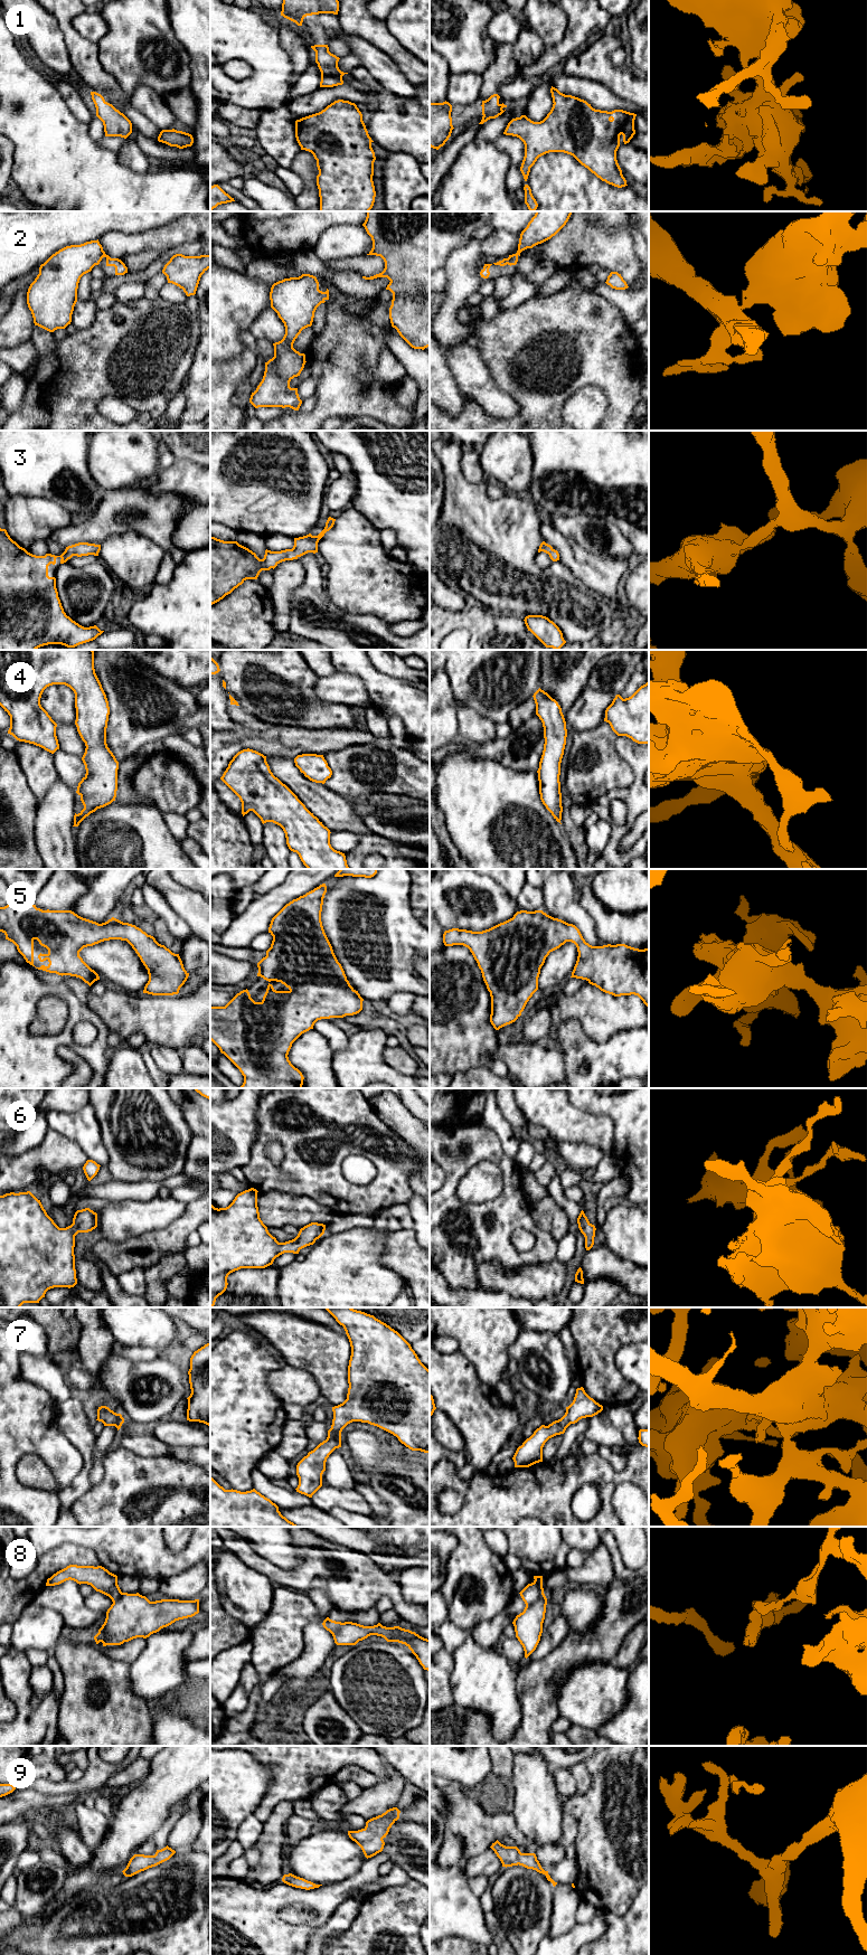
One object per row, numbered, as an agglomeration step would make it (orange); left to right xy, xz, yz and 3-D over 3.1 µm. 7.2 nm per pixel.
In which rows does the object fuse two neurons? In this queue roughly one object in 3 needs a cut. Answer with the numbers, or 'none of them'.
8

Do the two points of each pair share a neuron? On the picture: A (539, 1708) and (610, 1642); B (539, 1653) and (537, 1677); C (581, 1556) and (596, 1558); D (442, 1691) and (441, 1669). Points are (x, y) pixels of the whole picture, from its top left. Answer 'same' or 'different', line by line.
A: same
B: different
C: different
D: same

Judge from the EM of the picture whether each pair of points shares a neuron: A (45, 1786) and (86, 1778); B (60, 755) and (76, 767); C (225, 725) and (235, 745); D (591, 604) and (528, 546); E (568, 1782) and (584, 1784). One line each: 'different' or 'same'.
A: same
B: same
C: different
D: same
E: different

